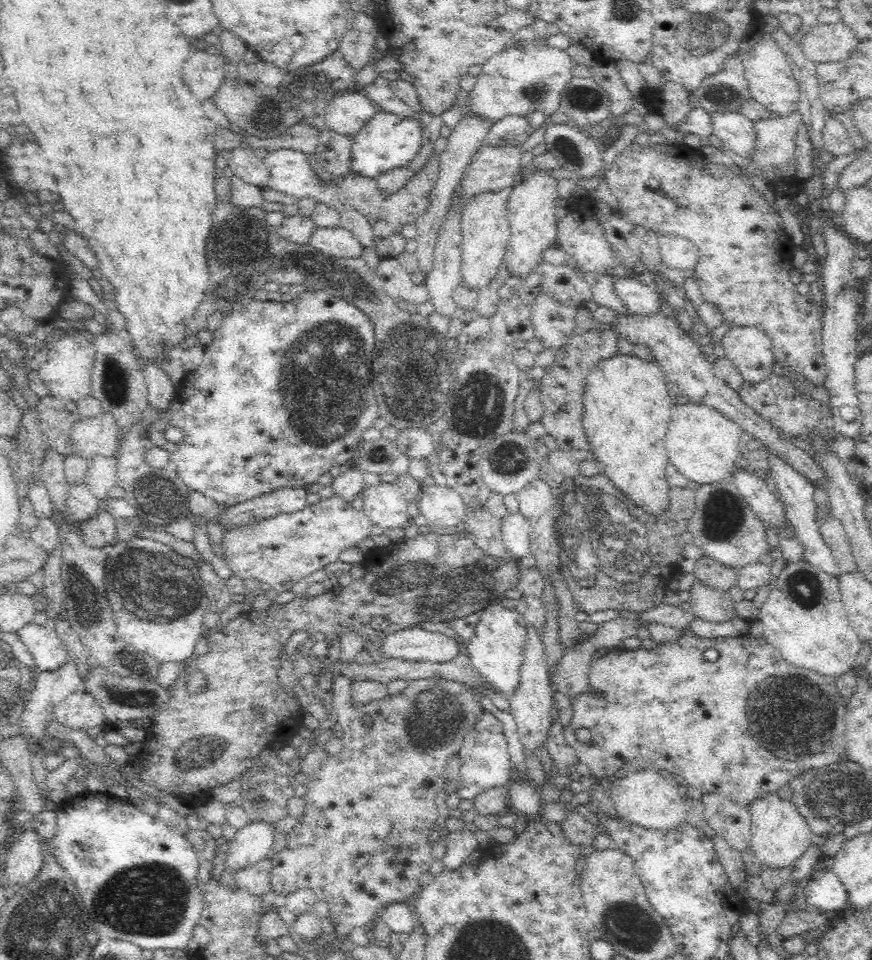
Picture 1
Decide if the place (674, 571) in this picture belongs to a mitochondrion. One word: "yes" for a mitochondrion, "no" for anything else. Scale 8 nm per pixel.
no

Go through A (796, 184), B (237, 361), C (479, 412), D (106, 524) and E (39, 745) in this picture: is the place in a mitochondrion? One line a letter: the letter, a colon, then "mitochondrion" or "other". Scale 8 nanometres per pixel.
A: other
B: other
C: mitochondrion
D: other
E: other

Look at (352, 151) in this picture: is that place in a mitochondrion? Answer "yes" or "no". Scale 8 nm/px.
no

